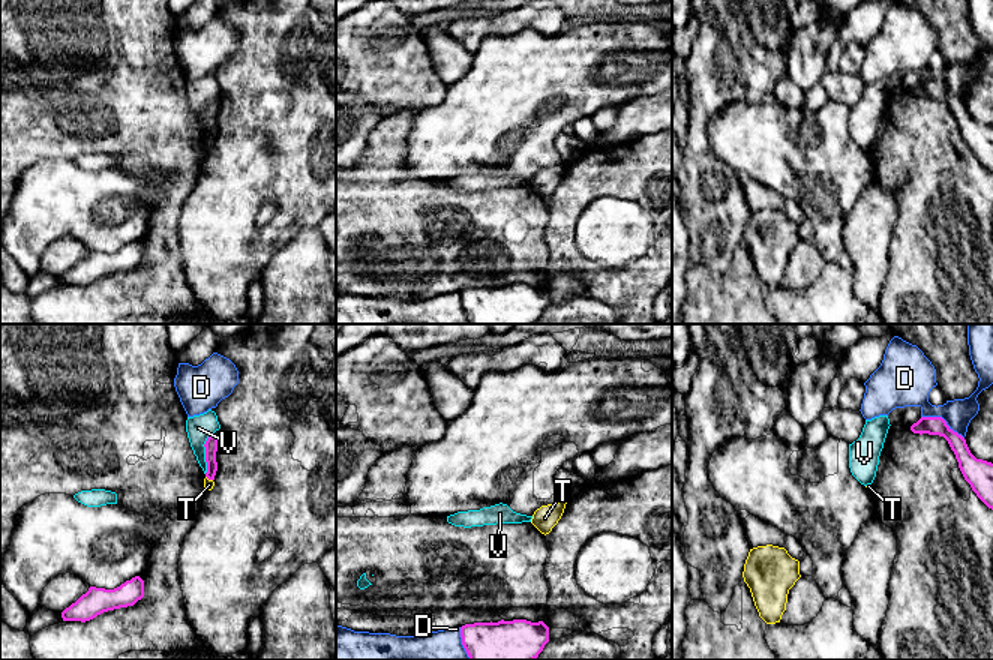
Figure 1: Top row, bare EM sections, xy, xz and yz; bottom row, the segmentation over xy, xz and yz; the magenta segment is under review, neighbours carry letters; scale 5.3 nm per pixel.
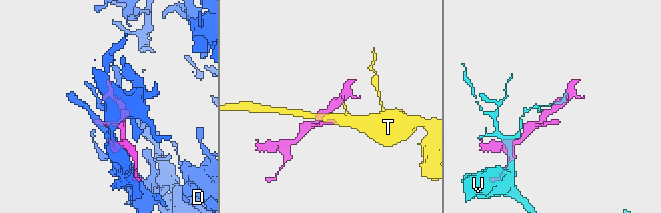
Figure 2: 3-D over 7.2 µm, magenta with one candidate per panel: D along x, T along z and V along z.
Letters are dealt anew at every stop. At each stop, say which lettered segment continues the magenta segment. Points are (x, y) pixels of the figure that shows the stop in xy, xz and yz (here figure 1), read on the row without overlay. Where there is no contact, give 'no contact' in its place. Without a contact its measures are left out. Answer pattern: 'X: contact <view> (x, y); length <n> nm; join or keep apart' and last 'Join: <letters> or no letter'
D: contact yz (942, 83); length 260 nm; keep apart
T: contact xy (209, 143); length 50 nm; keep apart
V: contact xy (206, 117); length 220 nm; keep apart
Join: no letter

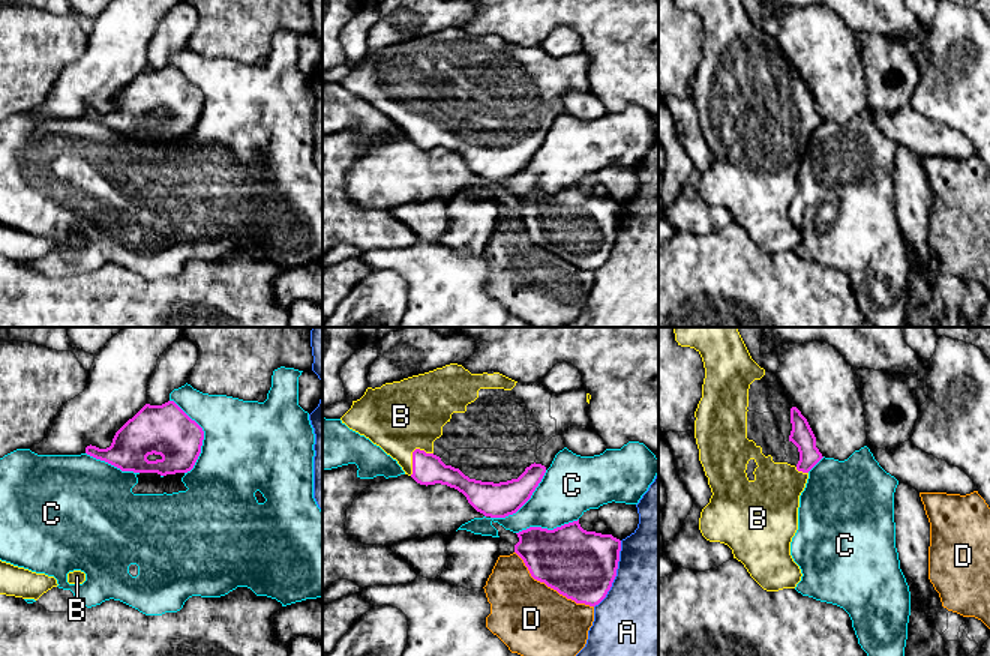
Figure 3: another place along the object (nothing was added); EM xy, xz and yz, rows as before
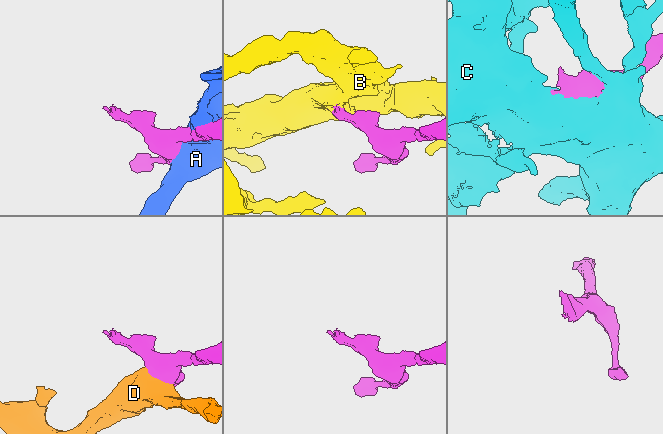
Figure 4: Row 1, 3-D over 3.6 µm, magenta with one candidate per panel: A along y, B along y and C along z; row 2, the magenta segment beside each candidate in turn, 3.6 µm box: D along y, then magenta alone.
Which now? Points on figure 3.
A: contact xz (615, 237); length 380 nm; keep apart
B: contact xz (413, 117); length 180 nm; join
C: contact xy (203, 99); length 400 nm; keep apart
D: contact xz (551, 251); length 500 nm; keep apart
Join: B

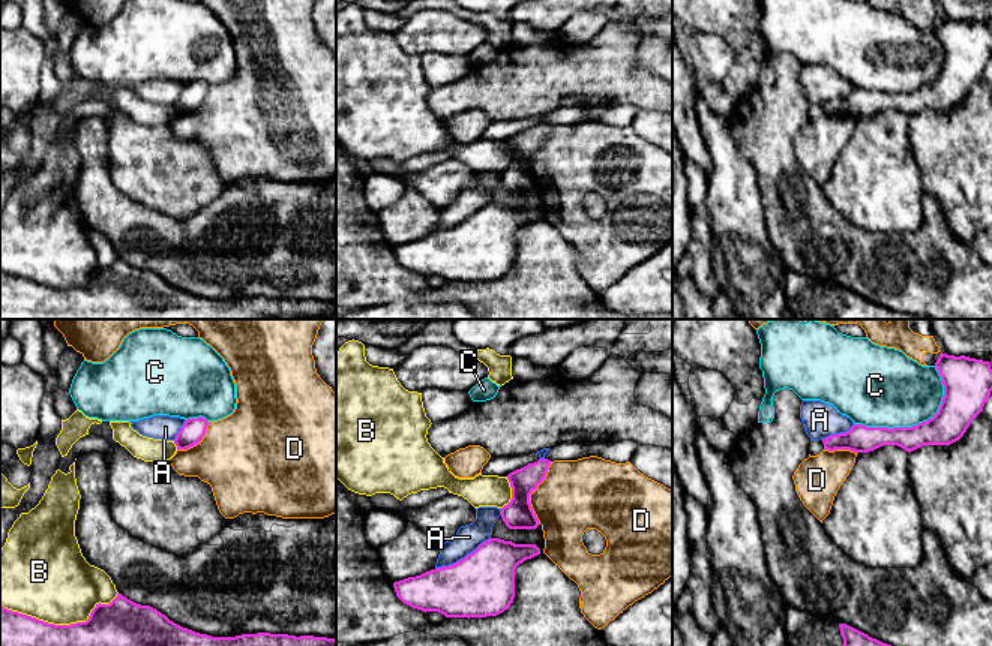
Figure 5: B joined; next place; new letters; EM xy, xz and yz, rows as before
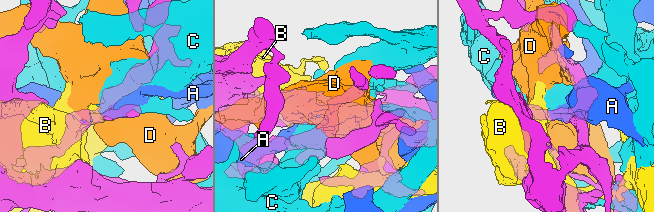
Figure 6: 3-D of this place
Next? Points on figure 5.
A: contact xz (464, 222); length 340 nm; keep apart
B: contact xy (60, 290); length 650 nm; keep apart
C: contact yz (919, 87); length 550 nm; keep apart
D: contact xz (532, 156); length 340 nm; keep apart
Join: no letter

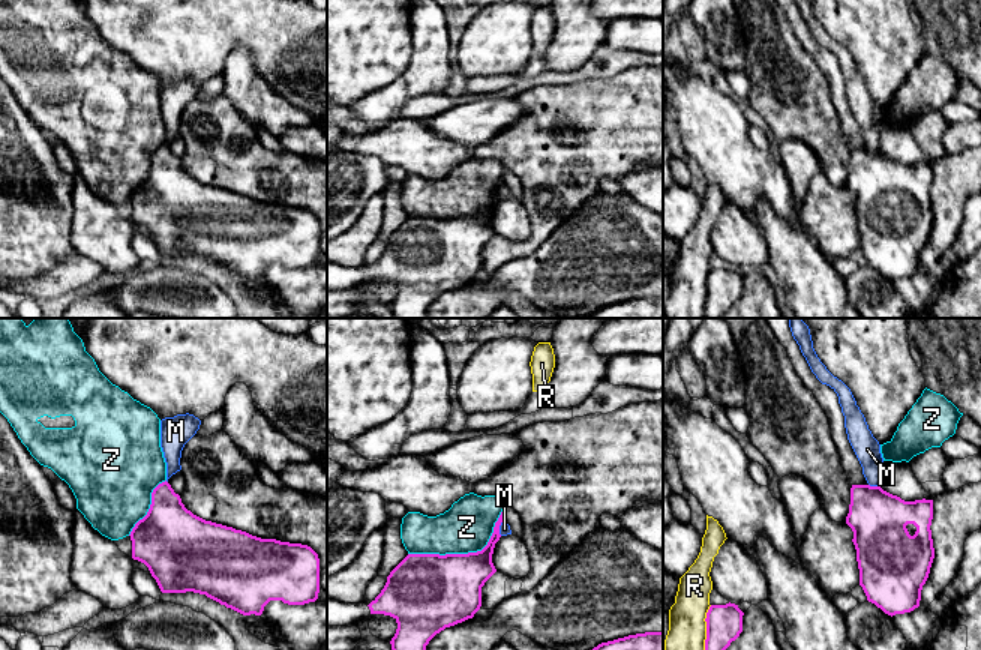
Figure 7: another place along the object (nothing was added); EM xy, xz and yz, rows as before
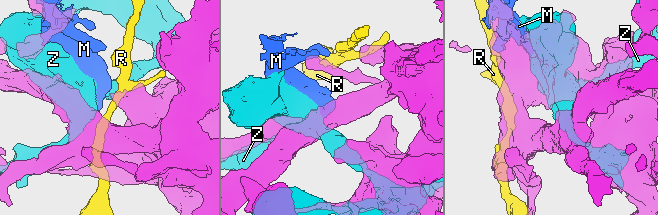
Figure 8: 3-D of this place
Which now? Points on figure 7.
M: contact yz (873, 150); length 60 nm; keep apart
R: contact yz (707, 293); length 260 nm; keep apart
Z: contact xz (464, 218); length 550 nm; keep apart
Join: no letter

